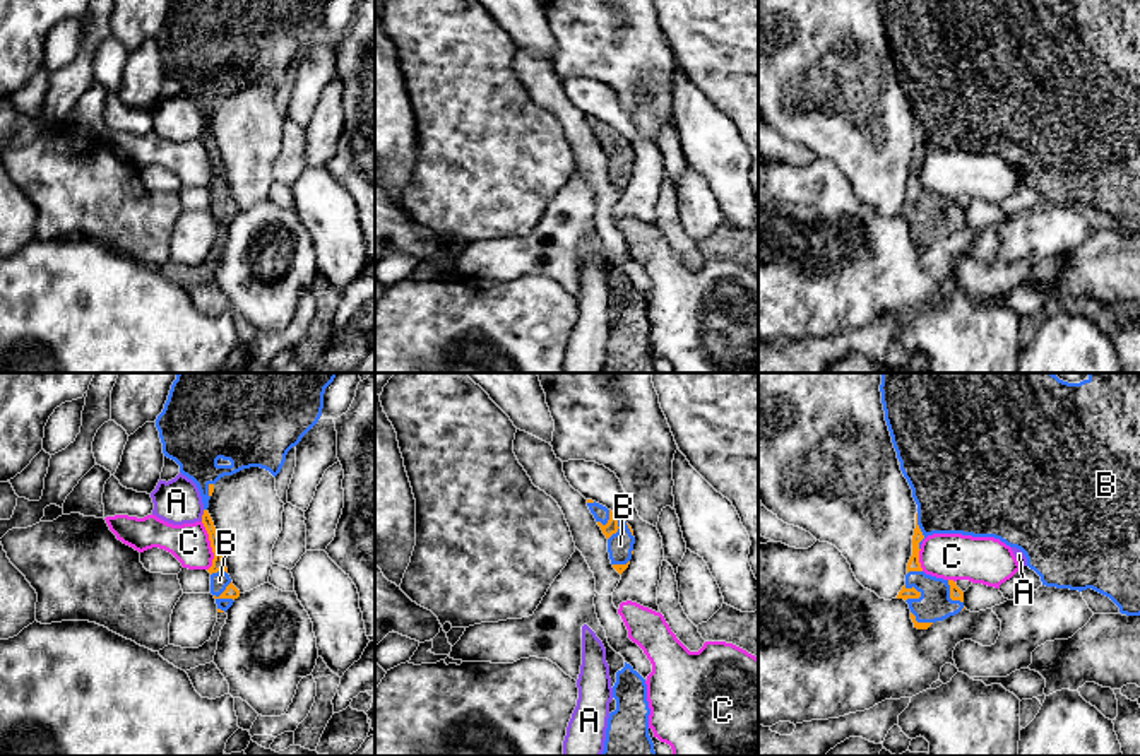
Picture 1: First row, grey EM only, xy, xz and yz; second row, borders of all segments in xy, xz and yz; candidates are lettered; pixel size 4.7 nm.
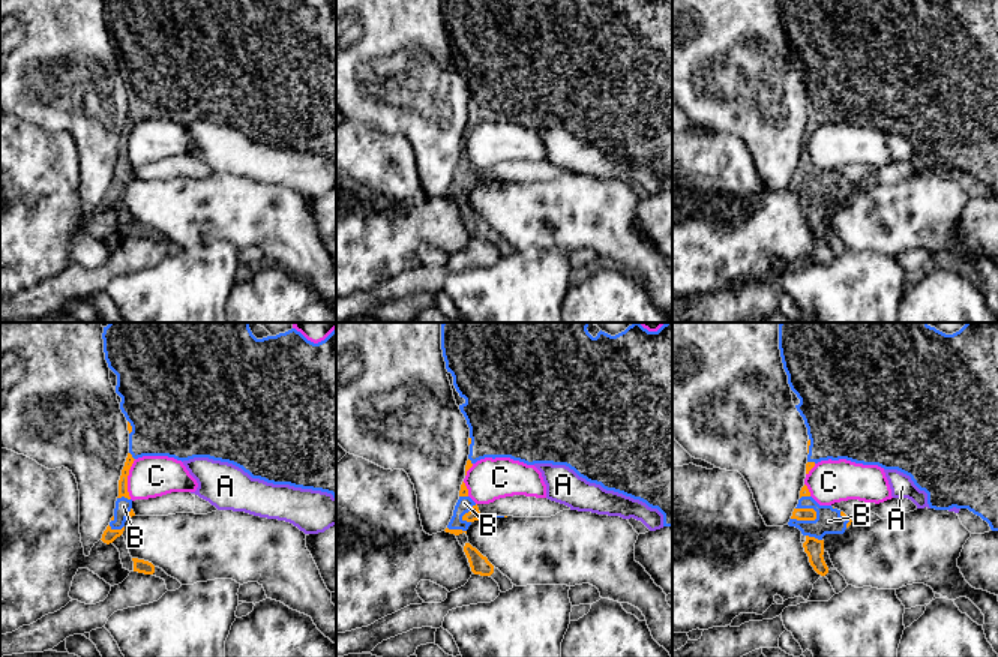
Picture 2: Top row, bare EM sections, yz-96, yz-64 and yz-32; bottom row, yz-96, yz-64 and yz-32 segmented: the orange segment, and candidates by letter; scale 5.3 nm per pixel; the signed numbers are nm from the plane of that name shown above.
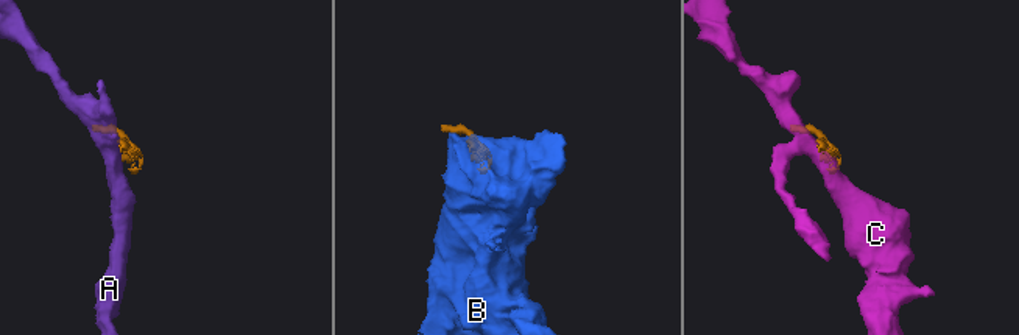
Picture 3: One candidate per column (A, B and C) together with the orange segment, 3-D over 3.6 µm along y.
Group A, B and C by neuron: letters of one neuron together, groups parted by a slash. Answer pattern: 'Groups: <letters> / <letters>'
Groups: A / B / C

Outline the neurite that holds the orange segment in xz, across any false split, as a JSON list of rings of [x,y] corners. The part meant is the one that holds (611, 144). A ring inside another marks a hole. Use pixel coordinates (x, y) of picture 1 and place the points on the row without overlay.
[[[587,116],[587,123],[608,156],[608,169],[611,181],[621,192],[628,185],[633,171],[633,147],[626,139],[623,139],[616,130],[613,130],[606,123],[592,116]]]

